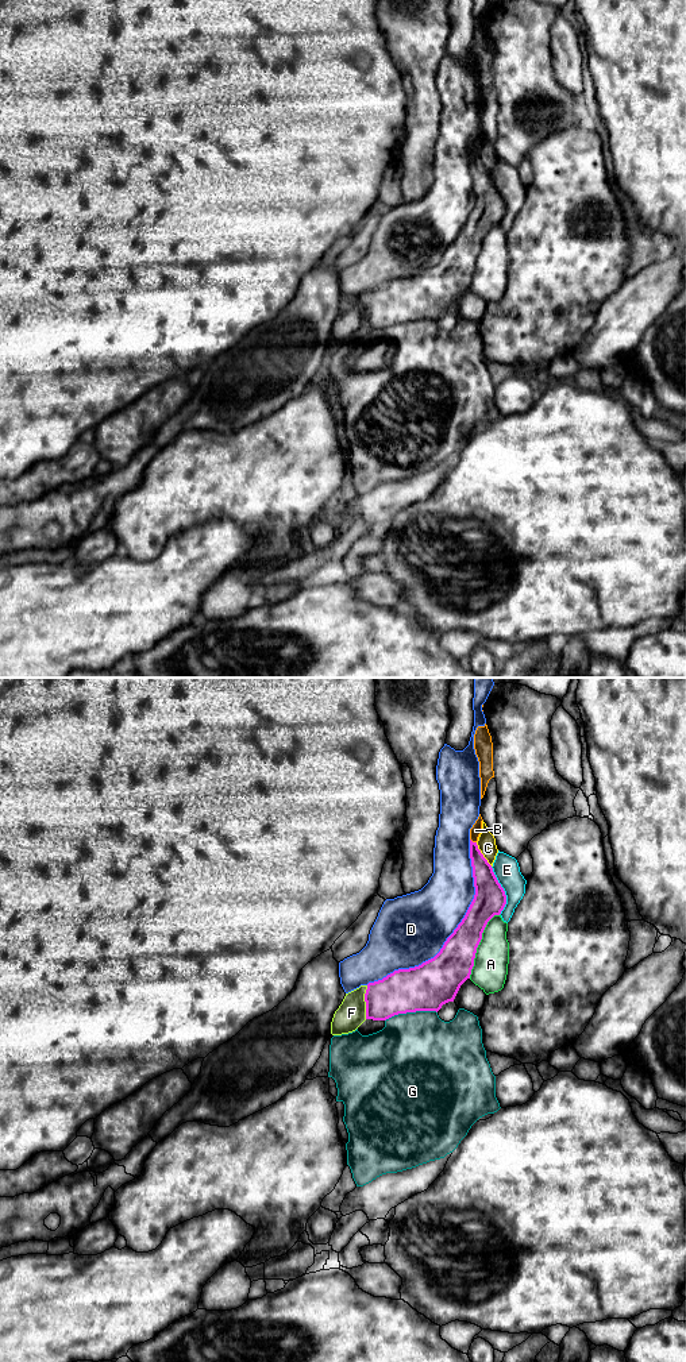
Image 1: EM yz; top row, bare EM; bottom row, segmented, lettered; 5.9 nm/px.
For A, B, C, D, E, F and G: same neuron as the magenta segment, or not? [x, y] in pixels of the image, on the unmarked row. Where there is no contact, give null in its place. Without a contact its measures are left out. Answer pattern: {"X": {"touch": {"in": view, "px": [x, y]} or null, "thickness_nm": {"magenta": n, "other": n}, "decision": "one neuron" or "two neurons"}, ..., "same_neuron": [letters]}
{"A": {"touch": {"in": "yz", "px": [478, 253]}, "thickness_nm": {"magenta": 240, "other": 200}, "decision": "two neurons"}, "B": {"touch": {"in": "yz", "px": [471, 150]}, "thickness_nm": {"magenta": 140, "other": 70}, "decision": "two neurons"}, "C": {"touch": {"in": "yz", "px": [482, 164]}, "thickness_nm": {"magenta": 180, "other": 110}, "decision": "two neurons"}, "D": {"touch": {"in": "yz", "px": [454, 240]}, "thickness_nm": {"magenta": 240, "other": 420}, "decision": "two neurons"}, "E": {"touch": {"in": "yz", "px": [504, 200]}, "thickness_nm": {"magenta": 190, "other": 150}, "decision": "two neurons"}, "F": {"touch": {"in": "yz", "px": [365, 309]}, "thickness_nm": {"magenta": 260, "other": 170}, "decision": "one neuron"}, "G": {"touch": {"in": "yz", "px": [411, 320]}, "thickness_nm": {"magenta": 280, "other": 480}, "decision": "two neurons"}, "same_neuron": ["F"]}

